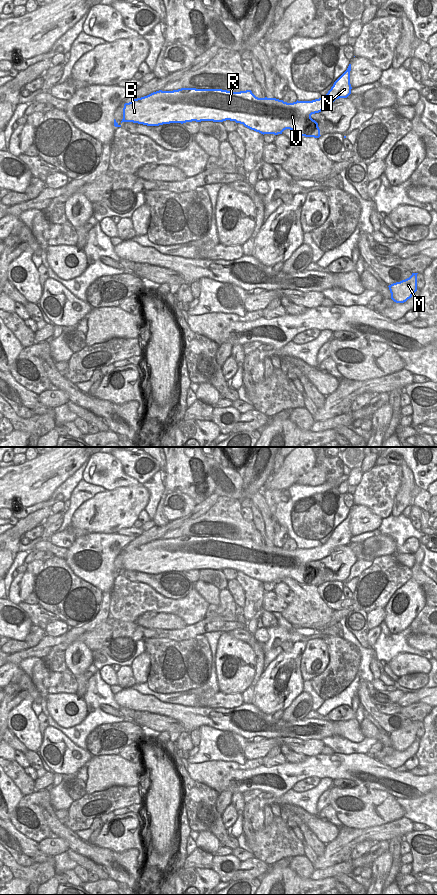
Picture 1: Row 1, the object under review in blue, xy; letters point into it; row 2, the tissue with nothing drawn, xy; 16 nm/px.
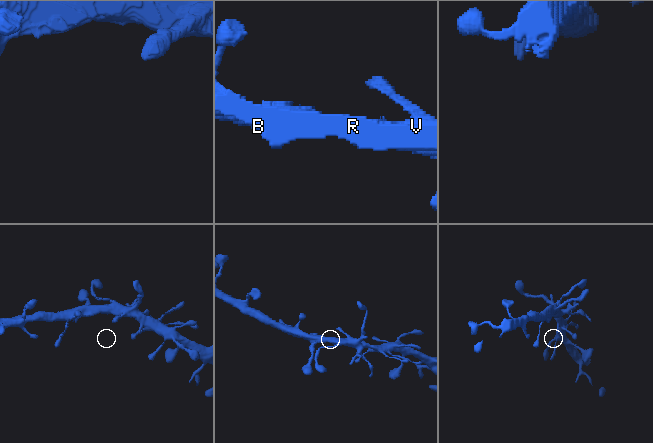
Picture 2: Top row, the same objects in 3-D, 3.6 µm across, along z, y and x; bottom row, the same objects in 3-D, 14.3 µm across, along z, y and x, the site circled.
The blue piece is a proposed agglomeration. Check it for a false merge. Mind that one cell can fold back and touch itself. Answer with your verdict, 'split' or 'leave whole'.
split

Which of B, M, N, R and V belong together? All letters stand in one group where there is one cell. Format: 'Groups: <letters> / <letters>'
Groups: B M R V / N

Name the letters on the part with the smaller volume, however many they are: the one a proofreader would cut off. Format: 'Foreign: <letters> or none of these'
Foreign: N

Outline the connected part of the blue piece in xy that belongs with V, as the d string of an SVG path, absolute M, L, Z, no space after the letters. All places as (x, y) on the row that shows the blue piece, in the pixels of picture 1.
M334 87L328 91L325 96L312 101L296 101L287 103L276 98L258 98L251 90L231 92L222 89L196 89L196 88L181 88L173 91L156 91L147 96L137 98L129 103L124 104L122 122L133 122L147 126L159 126L170 123L186 123L186 122L201 122L213 121L223 122L226 120L235 121L243 124L245 127L259 132L261 134L282 134L286 129L290 129L297 134L305 137L319 138L320 129L318 123L311 118L312 114L319 113L331 106L331 104L339 98L346 98L346 96L336 96Z

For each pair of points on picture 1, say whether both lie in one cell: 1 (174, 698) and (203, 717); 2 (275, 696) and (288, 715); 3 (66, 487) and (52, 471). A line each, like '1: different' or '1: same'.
1: different
2: different
3: different

